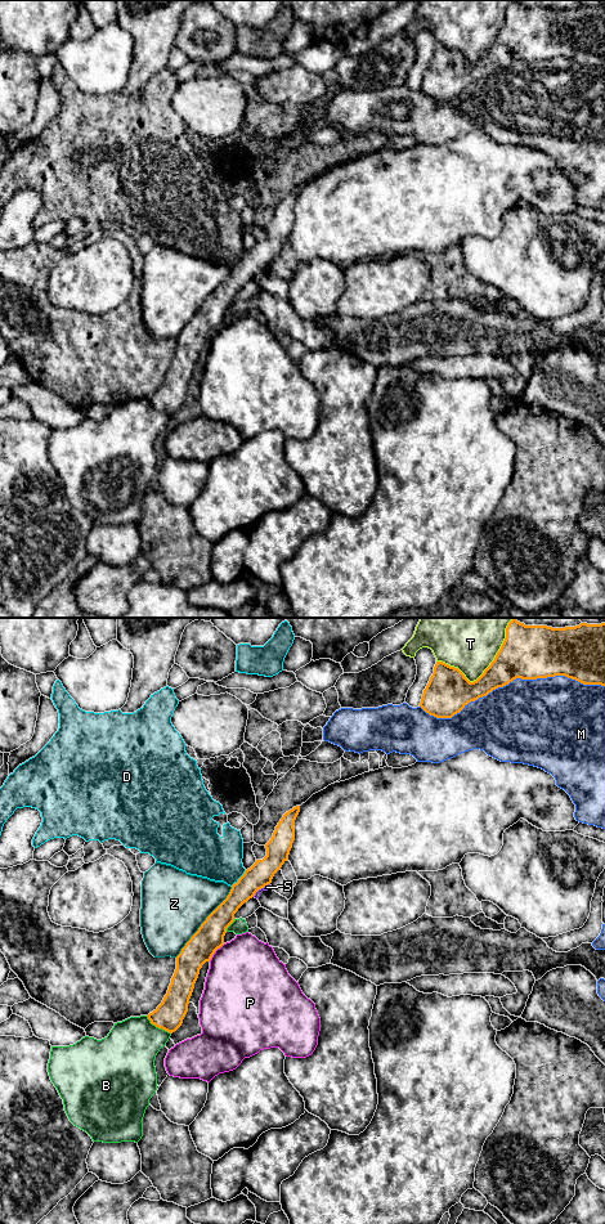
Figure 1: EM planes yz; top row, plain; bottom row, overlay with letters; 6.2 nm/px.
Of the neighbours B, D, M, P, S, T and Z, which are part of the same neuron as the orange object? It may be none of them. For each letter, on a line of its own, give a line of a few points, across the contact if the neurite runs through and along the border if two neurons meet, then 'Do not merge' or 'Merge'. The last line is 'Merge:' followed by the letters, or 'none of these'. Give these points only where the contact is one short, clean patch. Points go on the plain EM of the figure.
B: Do not merge
D: Line: yz (246, 252), (231, 268). Do not merge
M: Do not merge
P: Line: yz (224, 326), (209, 343). Do not merge
S: Line: yz (269, 265), (252, 278). Do not merge
T: Do not merge
Z: Do not merge
Merge: none of these

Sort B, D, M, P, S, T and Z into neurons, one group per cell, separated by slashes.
B / D S / M / P / T / Z

